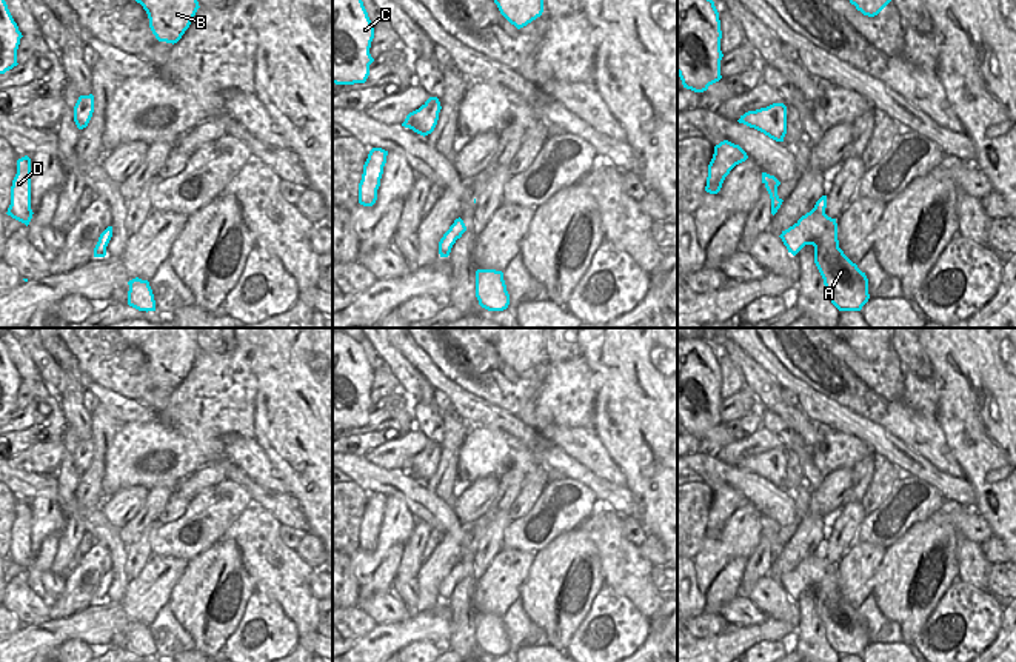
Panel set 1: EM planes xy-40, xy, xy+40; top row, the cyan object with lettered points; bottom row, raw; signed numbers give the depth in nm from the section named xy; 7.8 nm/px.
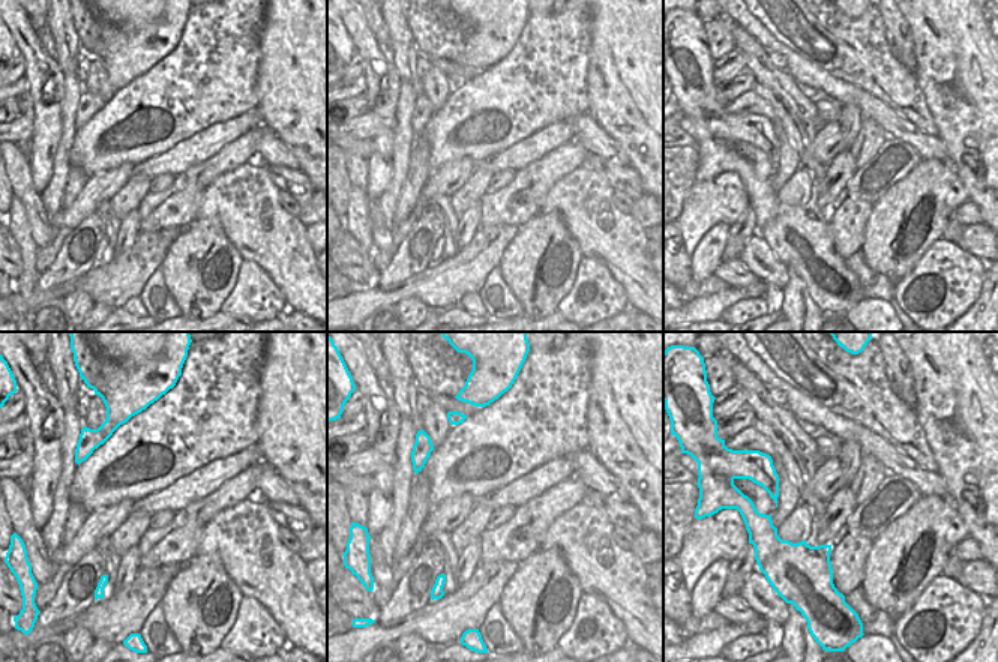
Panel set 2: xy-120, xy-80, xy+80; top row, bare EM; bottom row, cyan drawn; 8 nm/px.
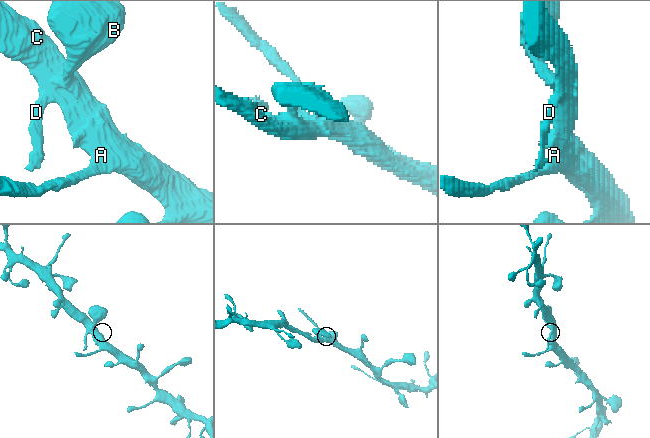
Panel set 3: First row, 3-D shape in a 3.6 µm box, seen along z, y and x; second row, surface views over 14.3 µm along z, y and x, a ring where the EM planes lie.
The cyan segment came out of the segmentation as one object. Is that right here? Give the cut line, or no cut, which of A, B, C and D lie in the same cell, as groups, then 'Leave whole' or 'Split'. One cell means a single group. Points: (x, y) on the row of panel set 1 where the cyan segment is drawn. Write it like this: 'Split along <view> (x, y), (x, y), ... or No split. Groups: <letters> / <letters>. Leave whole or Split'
No split. Groups: A B C D. Leave whole

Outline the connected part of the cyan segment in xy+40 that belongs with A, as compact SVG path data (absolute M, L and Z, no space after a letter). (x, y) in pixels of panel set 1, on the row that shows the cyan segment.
M827 196L779 236L796 256L805 245L814 246L814 263L824 279L825 294L839 311L861 311L868 302L868 279L839 248L837 223L825 214Z

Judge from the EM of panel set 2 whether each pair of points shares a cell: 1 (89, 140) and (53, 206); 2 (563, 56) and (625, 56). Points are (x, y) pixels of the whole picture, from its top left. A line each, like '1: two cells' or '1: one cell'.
1: two cells
2: two cells

